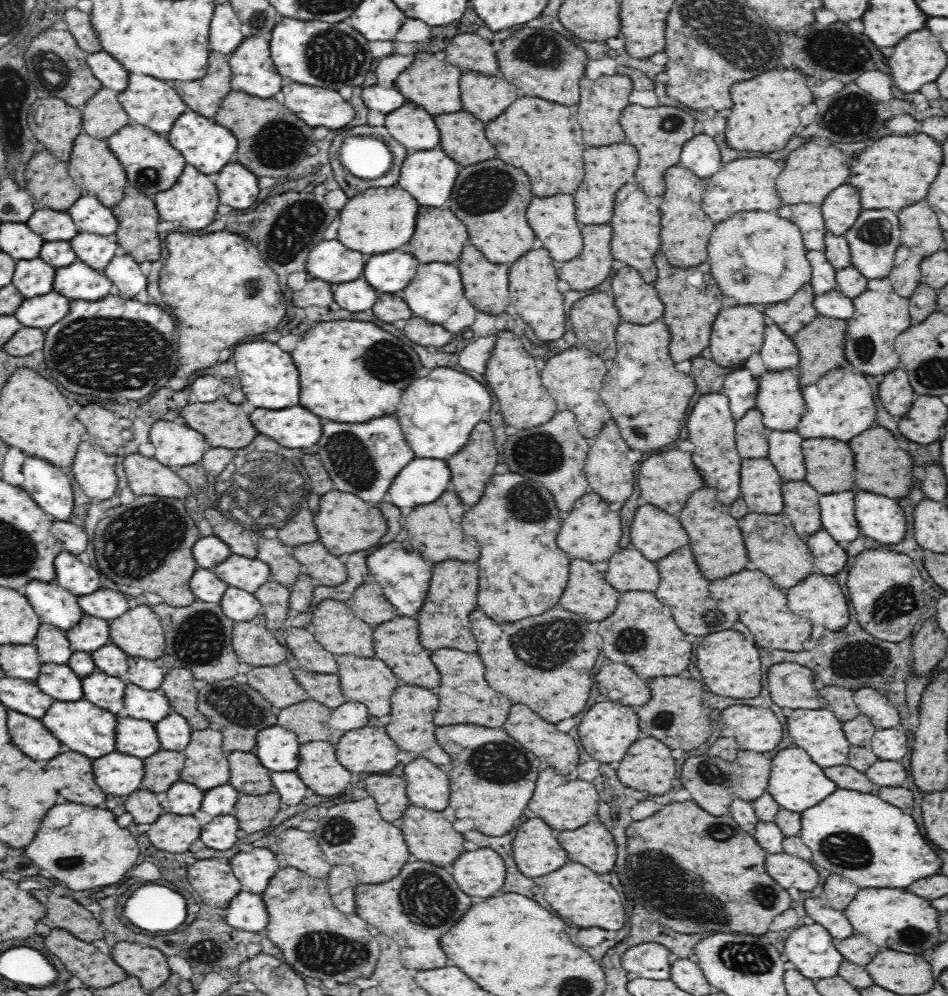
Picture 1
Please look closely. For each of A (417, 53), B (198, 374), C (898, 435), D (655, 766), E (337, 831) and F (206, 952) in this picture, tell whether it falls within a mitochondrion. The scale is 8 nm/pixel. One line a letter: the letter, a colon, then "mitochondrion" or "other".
A: other
B: other
C: other
D: other
E: mitochondrion
F: mitochondrion

